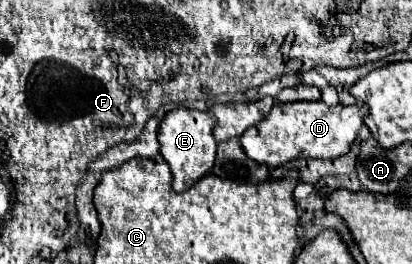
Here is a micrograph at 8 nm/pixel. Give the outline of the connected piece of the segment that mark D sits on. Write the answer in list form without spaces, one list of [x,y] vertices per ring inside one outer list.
[[[295,101],[295,103],[279,103],[271,109],[271,113],[261,121],[257,123],[255,127],[249,127],[239,143],[245,151],[245,155],[257,163],[265,163],[267,167],[275,169],[275,167],[281,167],[285,165],[287,161],[293,161],[297,157],[317,157],[317,159],[335,159],[335,157],[341,157],[345,155],[353,141],[357,139],[357,133],[359,129],[363,127],[363,119],[367,117],[367,105],[351,105],[351,107],[345,107],[345,105],[327,105],[325,101]]]

